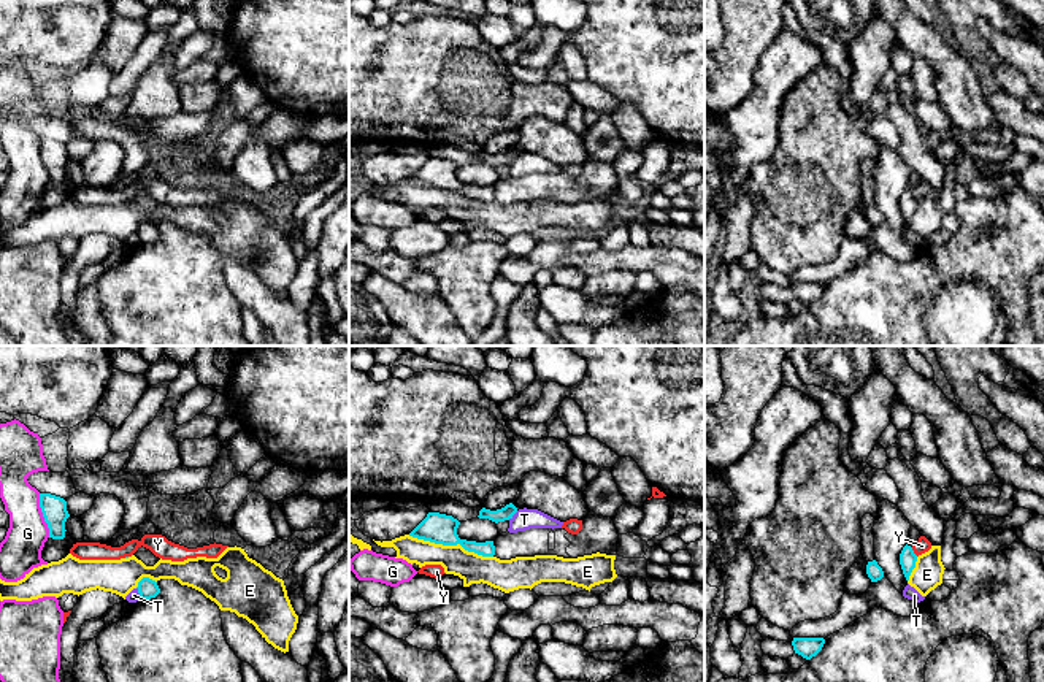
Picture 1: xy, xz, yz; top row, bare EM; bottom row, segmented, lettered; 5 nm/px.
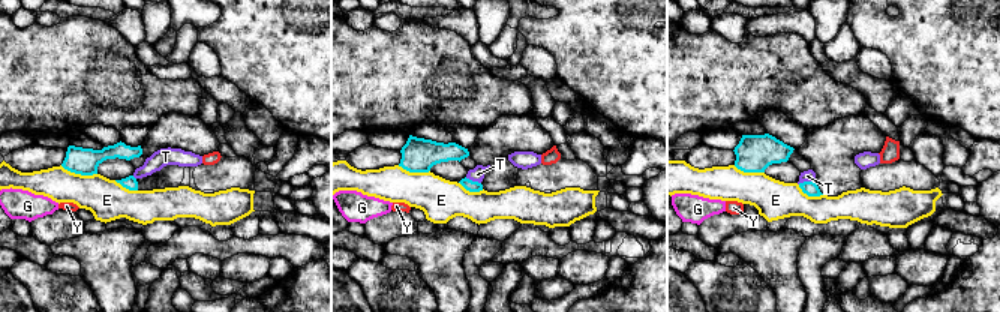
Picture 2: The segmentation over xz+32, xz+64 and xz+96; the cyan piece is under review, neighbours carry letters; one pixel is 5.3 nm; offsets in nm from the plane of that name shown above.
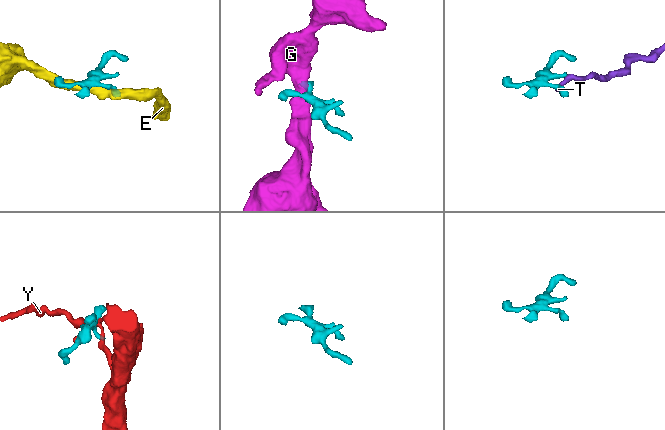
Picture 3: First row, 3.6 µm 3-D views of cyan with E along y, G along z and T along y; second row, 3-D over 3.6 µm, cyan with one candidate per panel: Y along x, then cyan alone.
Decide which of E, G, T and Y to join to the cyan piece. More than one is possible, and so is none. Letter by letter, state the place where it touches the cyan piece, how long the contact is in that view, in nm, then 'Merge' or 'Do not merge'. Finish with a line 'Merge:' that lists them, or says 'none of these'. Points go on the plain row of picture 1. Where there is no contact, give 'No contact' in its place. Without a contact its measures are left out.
E: Touches cyan at xz (451, 189). Shared border 440 nm. Do not merge
G: Touches cyan at xy (43, 160). Shared border 240 nm. Do not merge
T: Touches cyan at xz (513, 159). Shared border 70 nm. Do not merge
Y: Touches cyan at yz (913, 197). Shared border 60 nm. Do not merge
Merge: none of these

